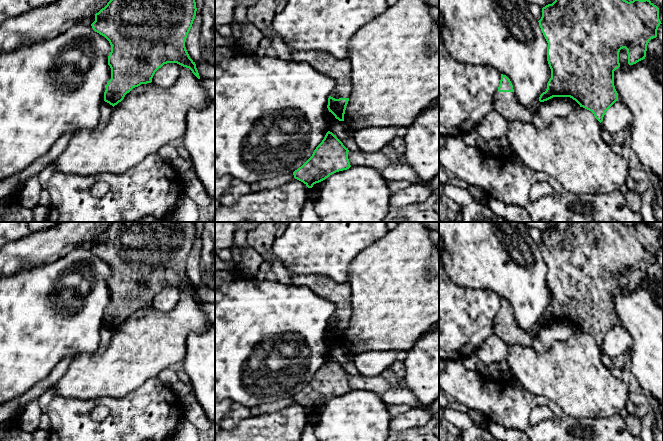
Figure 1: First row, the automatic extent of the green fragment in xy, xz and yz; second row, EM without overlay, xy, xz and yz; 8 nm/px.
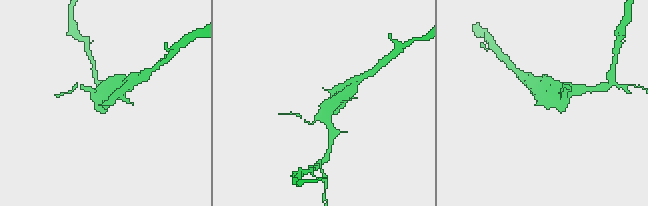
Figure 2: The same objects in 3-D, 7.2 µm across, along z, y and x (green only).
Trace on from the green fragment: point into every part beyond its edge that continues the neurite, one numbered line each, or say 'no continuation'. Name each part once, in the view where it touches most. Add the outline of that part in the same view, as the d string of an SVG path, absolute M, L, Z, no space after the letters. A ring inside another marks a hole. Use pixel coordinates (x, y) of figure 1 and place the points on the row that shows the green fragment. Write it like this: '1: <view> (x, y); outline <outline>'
1: xz (338, 69); outline M315 50L292 52L292 60L306 62L317 72L331 77L335 81L335 88L330 96L349 98L352 92L351 63L349 59L335 59L329 53Z

